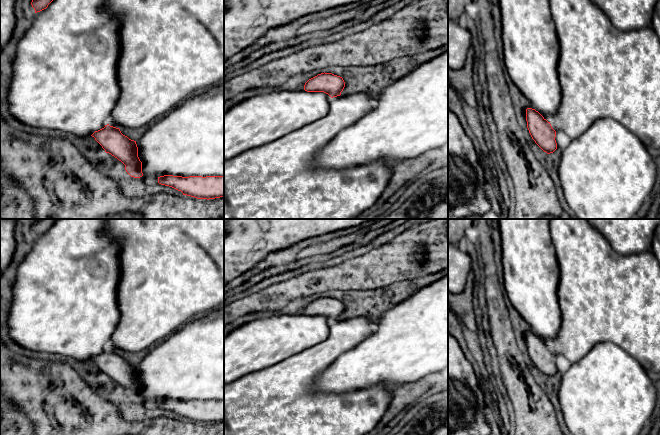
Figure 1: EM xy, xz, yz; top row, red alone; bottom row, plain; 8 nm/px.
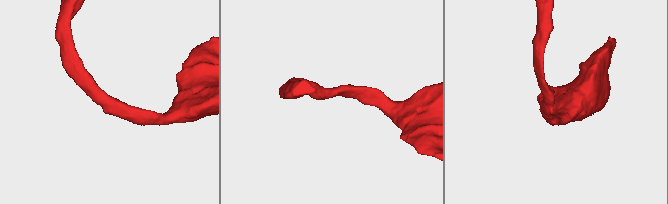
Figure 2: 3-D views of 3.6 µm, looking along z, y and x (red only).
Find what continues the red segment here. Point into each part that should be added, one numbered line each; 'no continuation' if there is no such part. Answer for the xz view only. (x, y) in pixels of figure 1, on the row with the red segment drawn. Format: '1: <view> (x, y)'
no continuation

